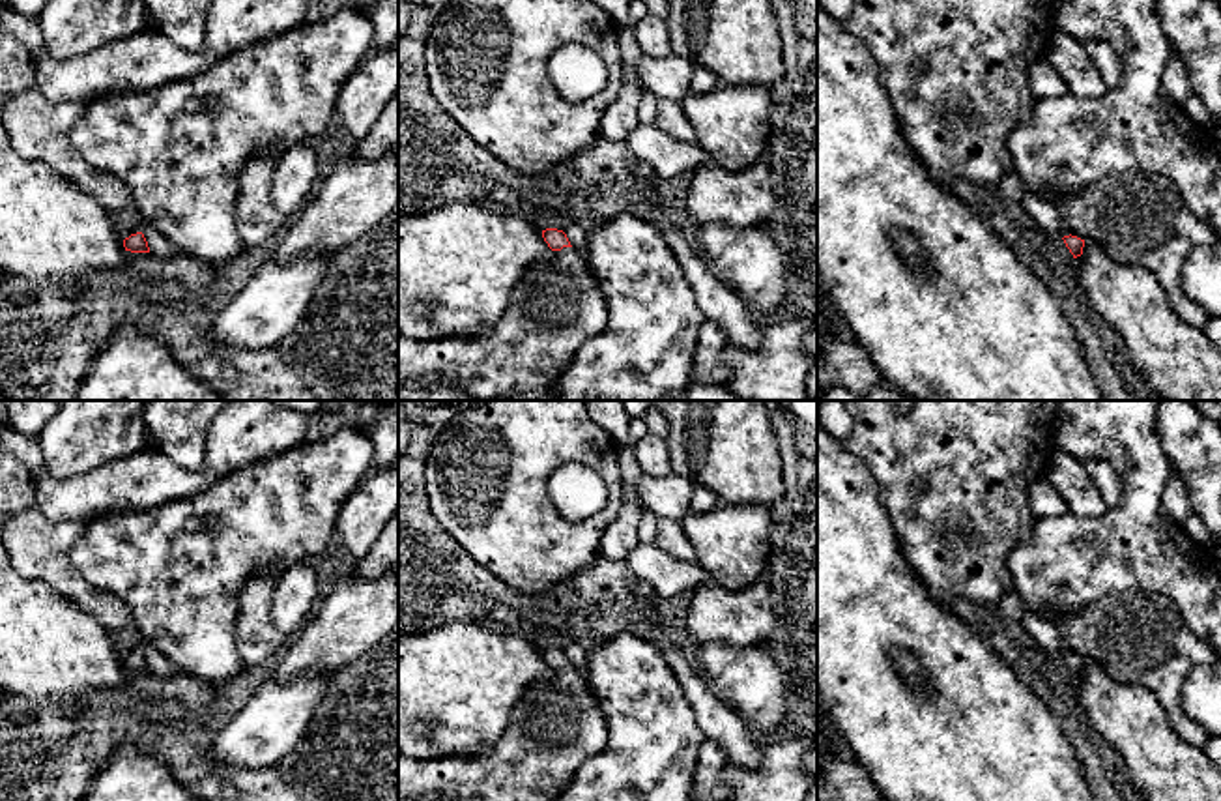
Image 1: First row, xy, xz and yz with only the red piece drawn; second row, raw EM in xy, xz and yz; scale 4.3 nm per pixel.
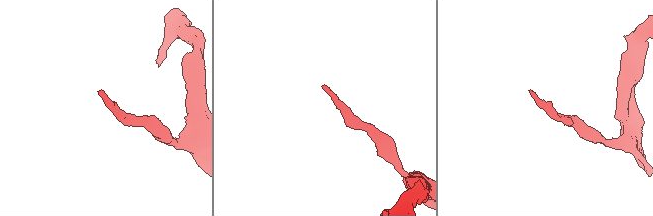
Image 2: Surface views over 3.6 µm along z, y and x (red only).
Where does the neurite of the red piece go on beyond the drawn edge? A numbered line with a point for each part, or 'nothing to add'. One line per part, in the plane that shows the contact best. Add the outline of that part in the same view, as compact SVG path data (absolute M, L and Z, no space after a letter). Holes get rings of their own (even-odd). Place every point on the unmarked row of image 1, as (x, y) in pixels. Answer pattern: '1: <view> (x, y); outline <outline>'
1: yz (1141, 639); outline M1111 593L1051 625L1060 633L1062 657L1090 659L1113 679L1146 687L1184 741L1206 745L1210 734L1187 717L1180 692L1193 668L1221 661L1221 653L1187 629L1169 597Z

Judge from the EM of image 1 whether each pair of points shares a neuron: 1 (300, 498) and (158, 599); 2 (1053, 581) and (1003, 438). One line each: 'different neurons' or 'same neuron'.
1: same neuron
2: different neurons

